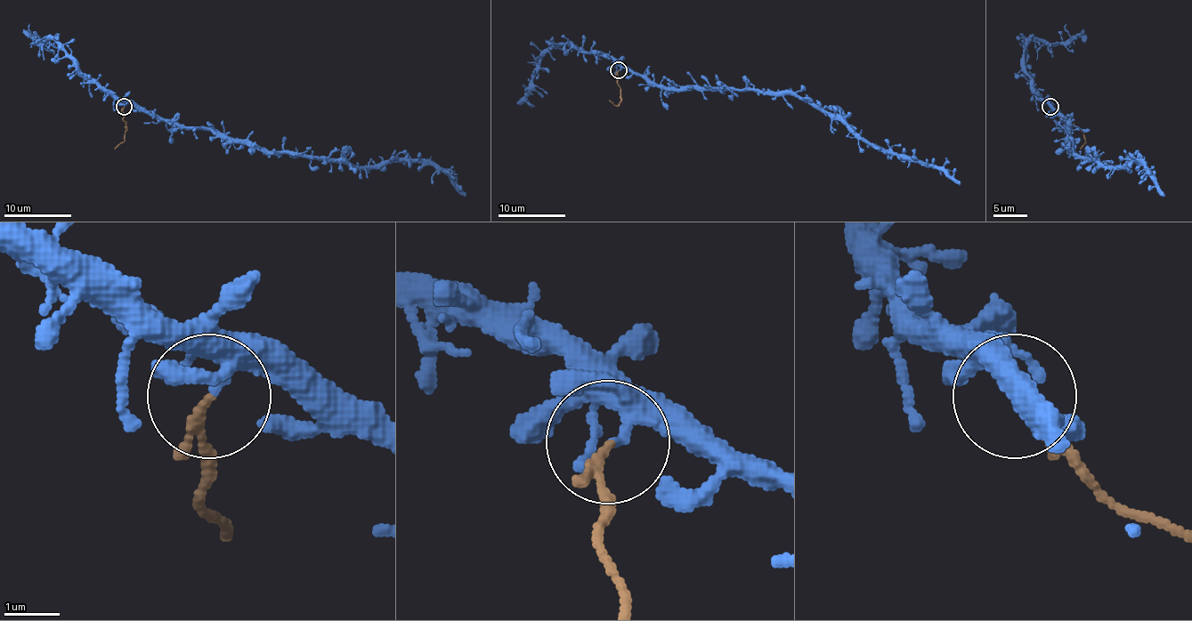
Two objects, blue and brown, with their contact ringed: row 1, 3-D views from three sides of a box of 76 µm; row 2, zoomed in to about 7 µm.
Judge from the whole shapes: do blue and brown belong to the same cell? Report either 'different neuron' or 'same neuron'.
different neuron

